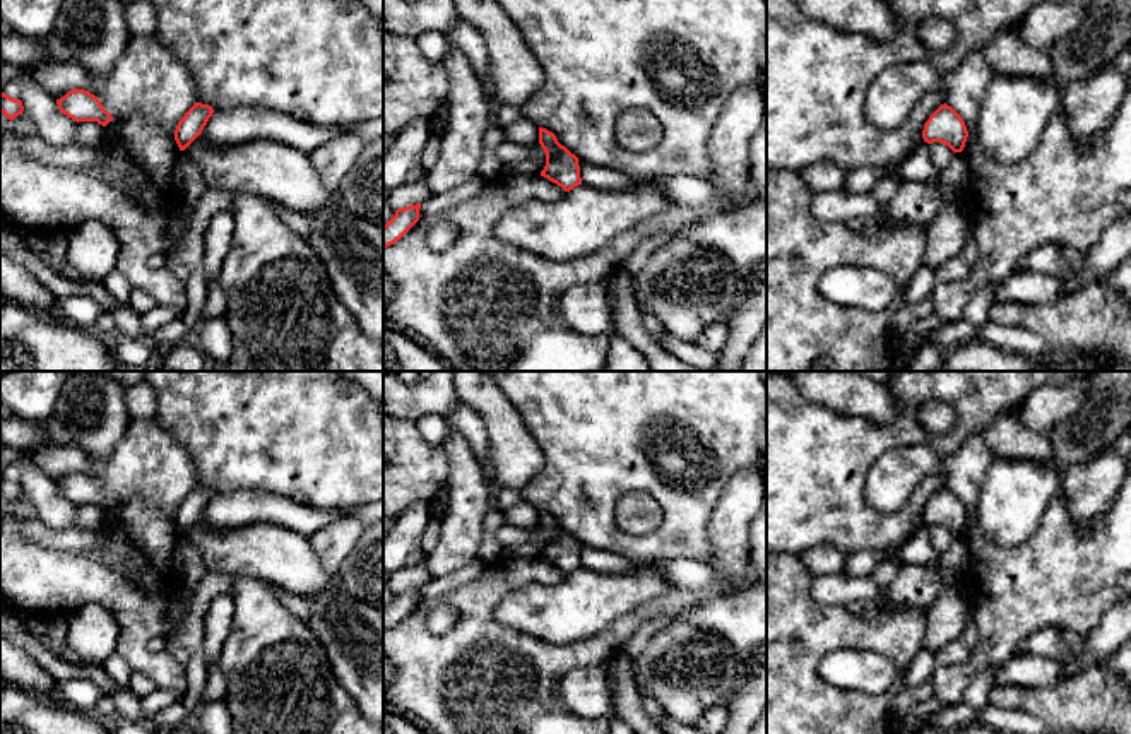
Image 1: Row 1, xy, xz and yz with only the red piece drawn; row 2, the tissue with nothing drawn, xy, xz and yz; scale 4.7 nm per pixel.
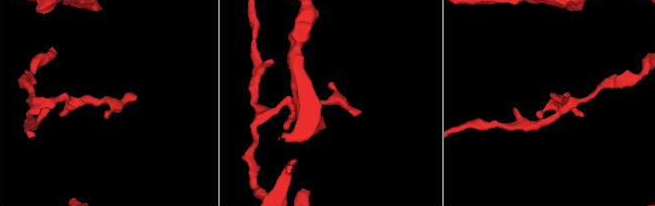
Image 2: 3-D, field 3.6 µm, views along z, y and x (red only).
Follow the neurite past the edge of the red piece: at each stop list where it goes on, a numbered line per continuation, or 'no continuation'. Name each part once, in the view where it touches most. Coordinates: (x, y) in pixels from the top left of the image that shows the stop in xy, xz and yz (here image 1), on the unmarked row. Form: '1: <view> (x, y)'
no continuation

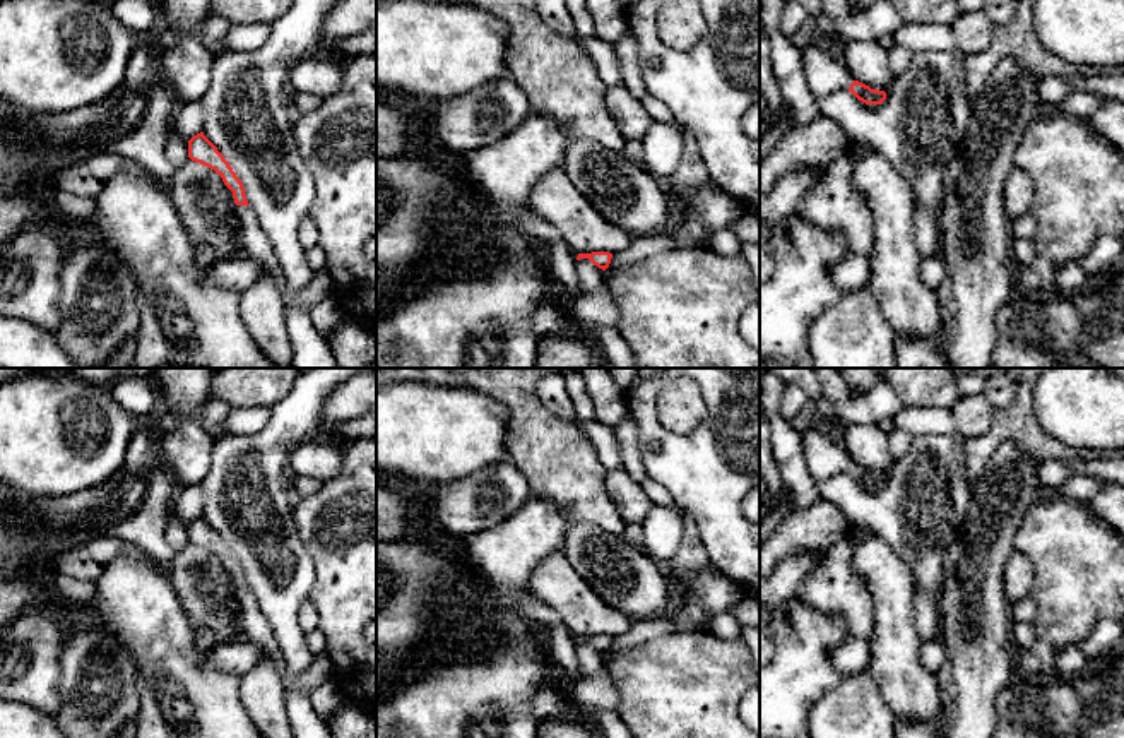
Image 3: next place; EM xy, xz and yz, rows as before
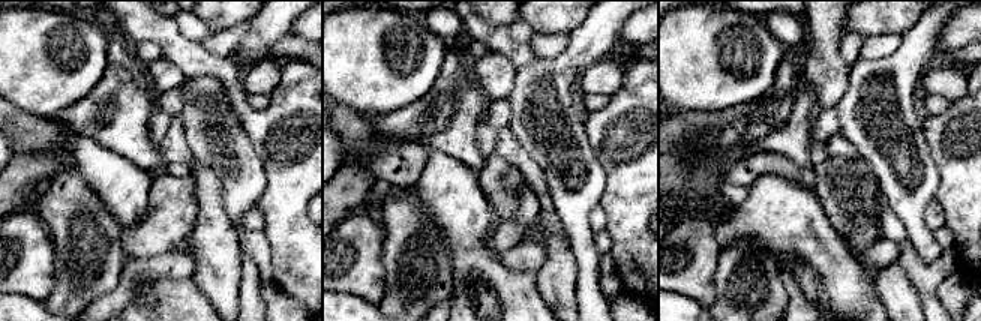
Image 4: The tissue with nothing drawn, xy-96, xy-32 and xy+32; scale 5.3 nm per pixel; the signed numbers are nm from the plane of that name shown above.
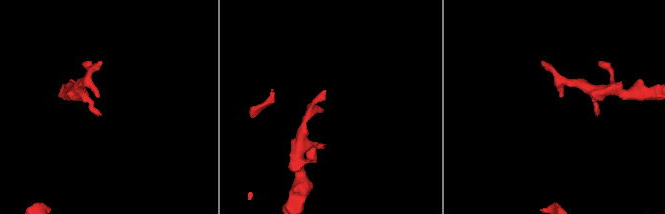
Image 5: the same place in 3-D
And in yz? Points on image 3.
1: yz (825, 456)

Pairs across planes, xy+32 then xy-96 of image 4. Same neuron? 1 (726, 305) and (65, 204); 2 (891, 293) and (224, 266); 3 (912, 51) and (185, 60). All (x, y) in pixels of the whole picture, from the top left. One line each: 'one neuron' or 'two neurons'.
1: one neuron
2: one neuron
3: two neurons

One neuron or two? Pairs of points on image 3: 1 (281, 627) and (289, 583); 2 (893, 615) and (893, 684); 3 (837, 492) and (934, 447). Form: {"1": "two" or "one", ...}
{"1": "one", "2": "one", "3": "one"}

